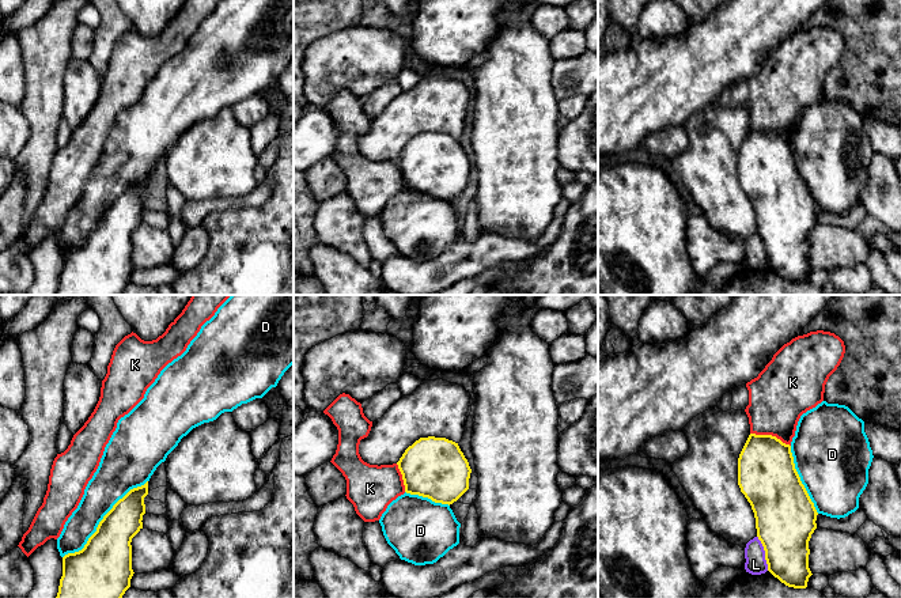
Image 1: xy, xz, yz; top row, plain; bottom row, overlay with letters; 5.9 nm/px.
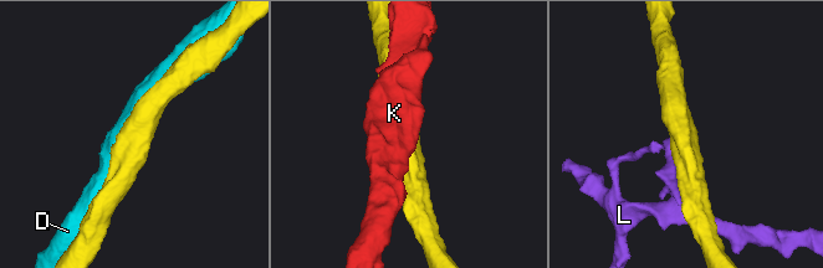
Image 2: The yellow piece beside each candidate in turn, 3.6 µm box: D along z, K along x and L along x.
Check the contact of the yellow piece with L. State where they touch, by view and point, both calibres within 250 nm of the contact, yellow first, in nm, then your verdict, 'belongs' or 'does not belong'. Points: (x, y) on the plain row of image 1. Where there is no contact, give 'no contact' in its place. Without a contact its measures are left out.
yz (765, 249) | 360/130 nm | does not belong

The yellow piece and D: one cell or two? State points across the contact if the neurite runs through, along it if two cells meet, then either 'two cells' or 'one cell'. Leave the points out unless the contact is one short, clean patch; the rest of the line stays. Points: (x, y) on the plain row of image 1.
one cell

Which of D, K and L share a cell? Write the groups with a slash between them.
D / K / L

